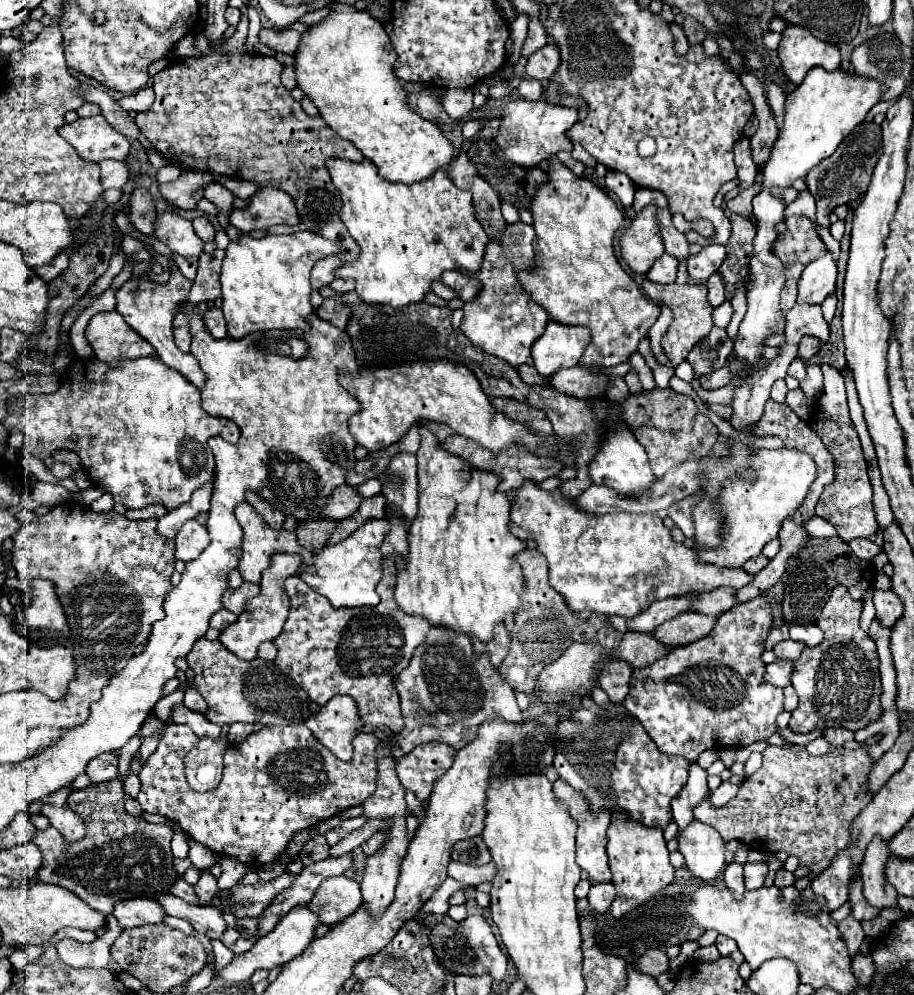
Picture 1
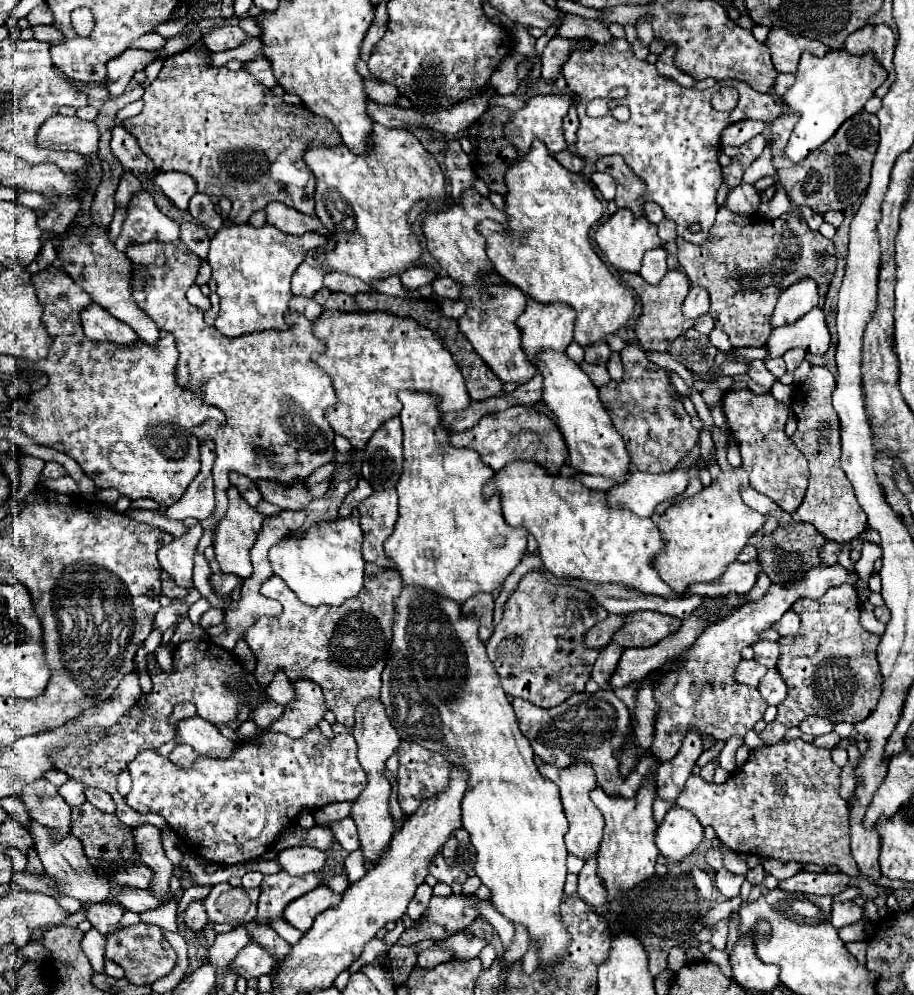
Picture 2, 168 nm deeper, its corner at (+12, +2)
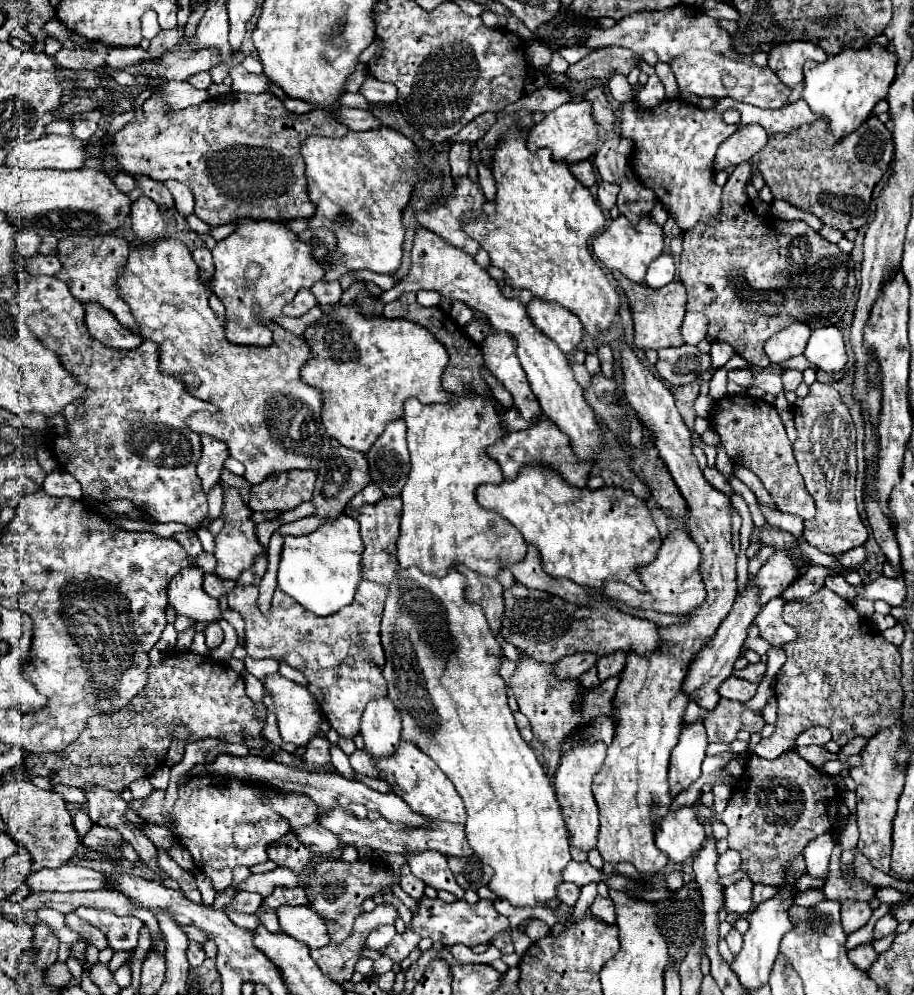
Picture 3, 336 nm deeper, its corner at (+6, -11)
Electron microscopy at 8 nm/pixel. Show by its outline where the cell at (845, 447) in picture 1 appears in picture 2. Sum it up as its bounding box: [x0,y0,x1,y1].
[792,366,866,544]

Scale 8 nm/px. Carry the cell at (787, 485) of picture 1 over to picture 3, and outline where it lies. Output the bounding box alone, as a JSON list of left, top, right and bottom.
[604,529,706,615]

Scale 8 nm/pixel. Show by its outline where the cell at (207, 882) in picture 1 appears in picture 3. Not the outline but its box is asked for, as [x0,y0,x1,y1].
[188,941,206,967]

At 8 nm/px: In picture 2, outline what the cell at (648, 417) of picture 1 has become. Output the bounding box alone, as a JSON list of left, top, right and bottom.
[598,344,698,474]

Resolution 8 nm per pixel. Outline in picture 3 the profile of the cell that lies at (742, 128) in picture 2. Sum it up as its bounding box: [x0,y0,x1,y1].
[714,125,768,171]

